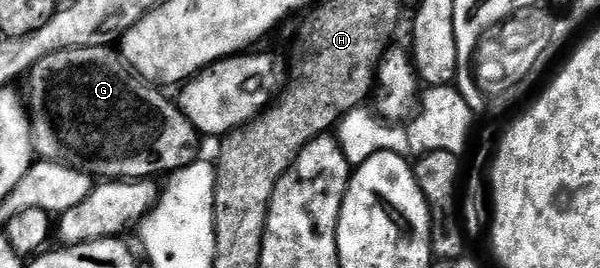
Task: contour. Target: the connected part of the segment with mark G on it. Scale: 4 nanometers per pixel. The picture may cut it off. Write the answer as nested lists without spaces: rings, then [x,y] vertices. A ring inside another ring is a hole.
[[[102,45],[101,47],[73,47],[72,49],[58,49],[45,59],[41,59],[26,74],[27,97],[25,93],[25,108],[29,114],[31,123],[31,147],[36,158],[44,161],[55,161],[69,169],[79,169],[82,173],[90,173],[92,178],[106,179],[108,182],[122,181],[124,179],[155,179],[158,173],[169,173],[175,175],[200,156],[199,141],[201,134],[193,127],[193,123],[186,117],[183,110],[179,108],[174,100],[166,97],[162,88],[156,87],[152,82],[143,80],[138,73],[132,69],[131,64],[123,57],[118,48]]]

